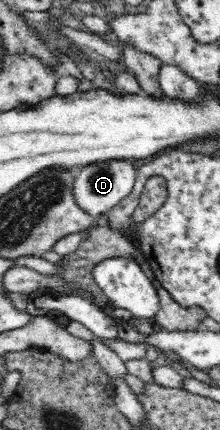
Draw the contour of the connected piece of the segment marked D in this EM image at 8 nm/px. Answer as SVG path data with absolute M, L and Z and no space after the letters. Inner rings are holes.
M107 159L107 161L95 161L89 165L75 167L73 191L76 203L92 215L97 222L105 211L109 211L134 190L136 171L133 161L128 159Z

